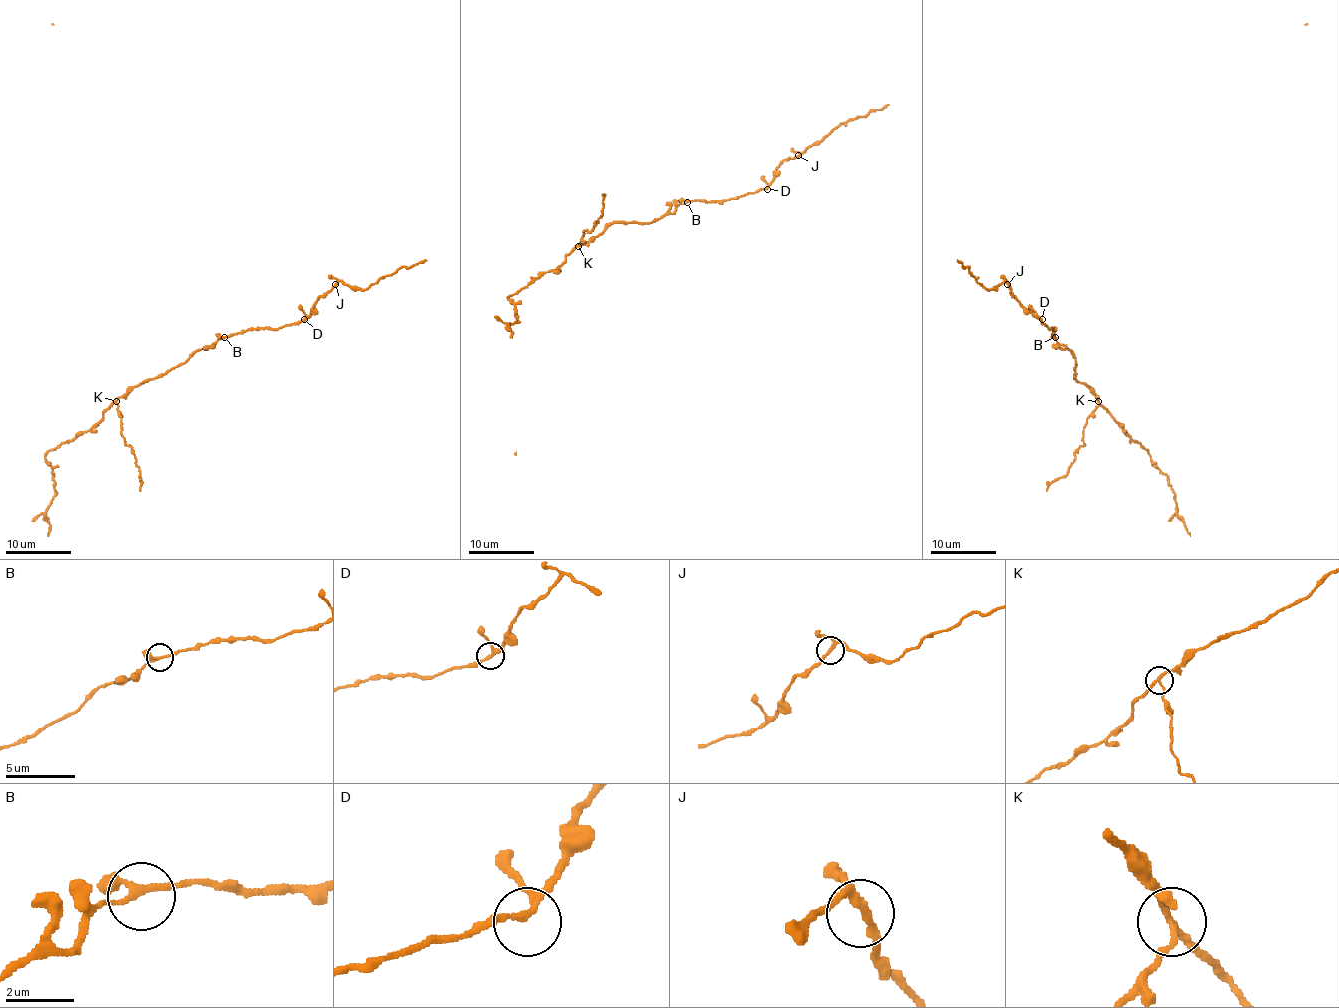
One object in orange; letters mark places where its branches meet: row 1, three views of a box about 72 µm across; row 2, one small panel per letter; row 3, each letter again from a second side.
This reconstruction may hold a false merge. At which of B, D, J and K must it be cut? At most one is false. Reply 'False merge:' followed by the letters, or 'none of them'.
False merge: K

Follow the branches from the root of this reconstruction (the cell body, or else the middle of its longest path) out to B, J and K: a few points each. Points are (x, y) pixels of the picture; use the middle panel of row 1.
B: (655, 221), (673, 204), (687, 202)
J: (655, 221), (673, 204), (726, 201), (764, 189), (773, 178), (775, 168), (783, 160), (798, 155)
K: (655, 221), (611, 222), (600, 234), (578, 245)

